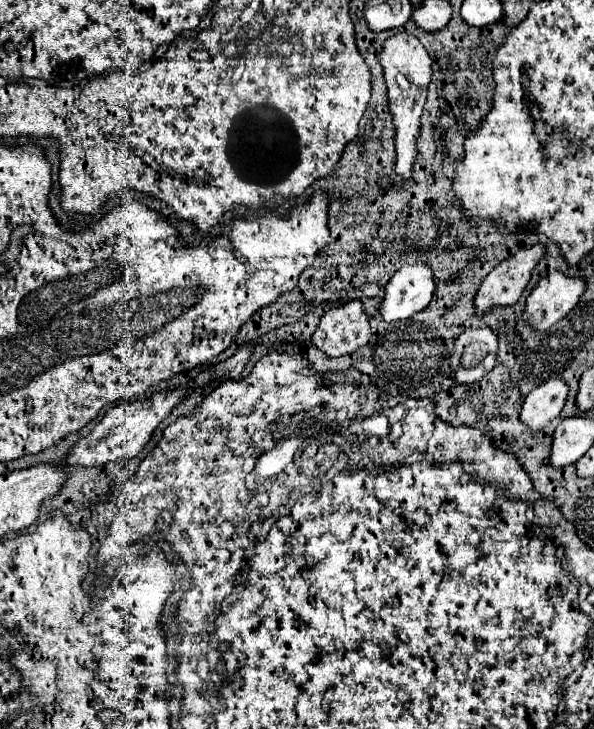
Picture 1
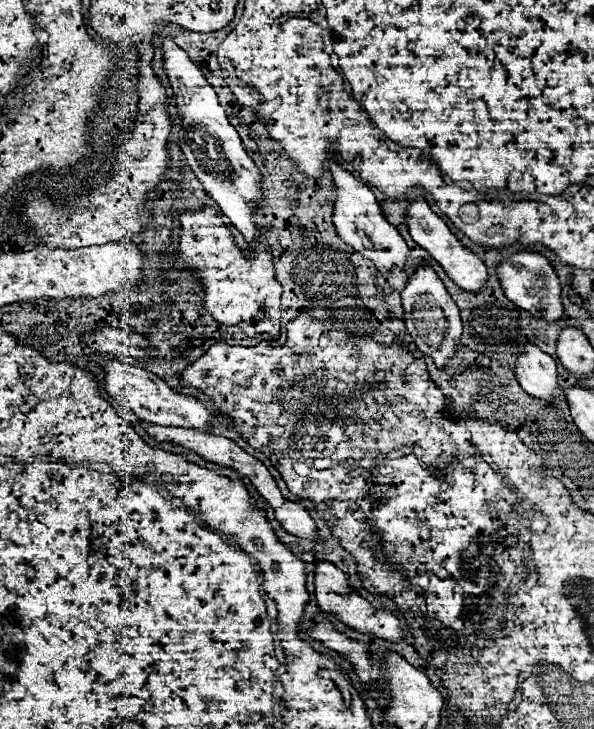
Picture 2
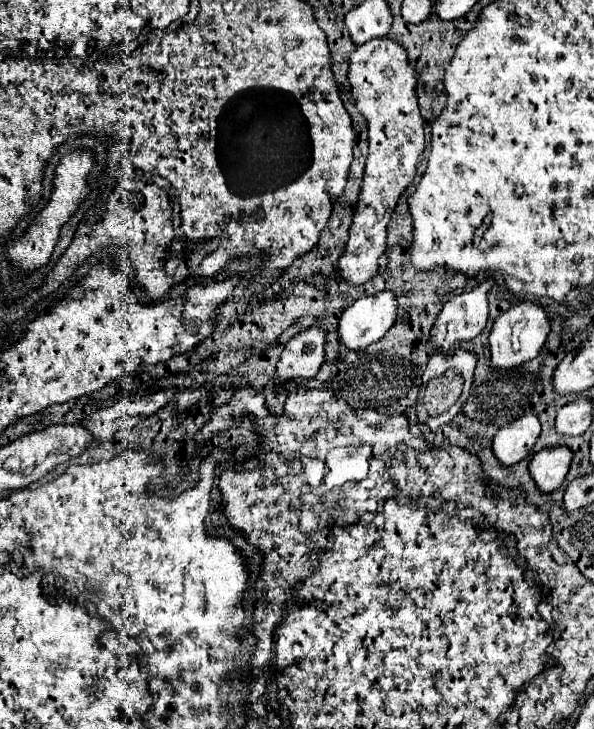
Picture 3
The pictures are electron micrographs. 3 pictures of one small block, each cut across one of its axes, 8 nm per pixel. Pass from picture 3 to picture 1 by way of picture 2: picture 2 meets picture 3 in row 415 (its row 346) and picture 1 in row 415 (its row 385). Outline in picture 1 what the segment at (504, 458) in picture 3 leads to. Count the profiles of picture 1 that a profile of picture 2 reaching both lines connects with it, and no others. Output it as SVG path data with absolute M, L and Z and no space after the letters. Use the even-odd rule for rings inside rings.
M550 378L546 384L534 388L522 402L520 422L530 430L542 430L562 410L568 396L568 386L560 378Z

